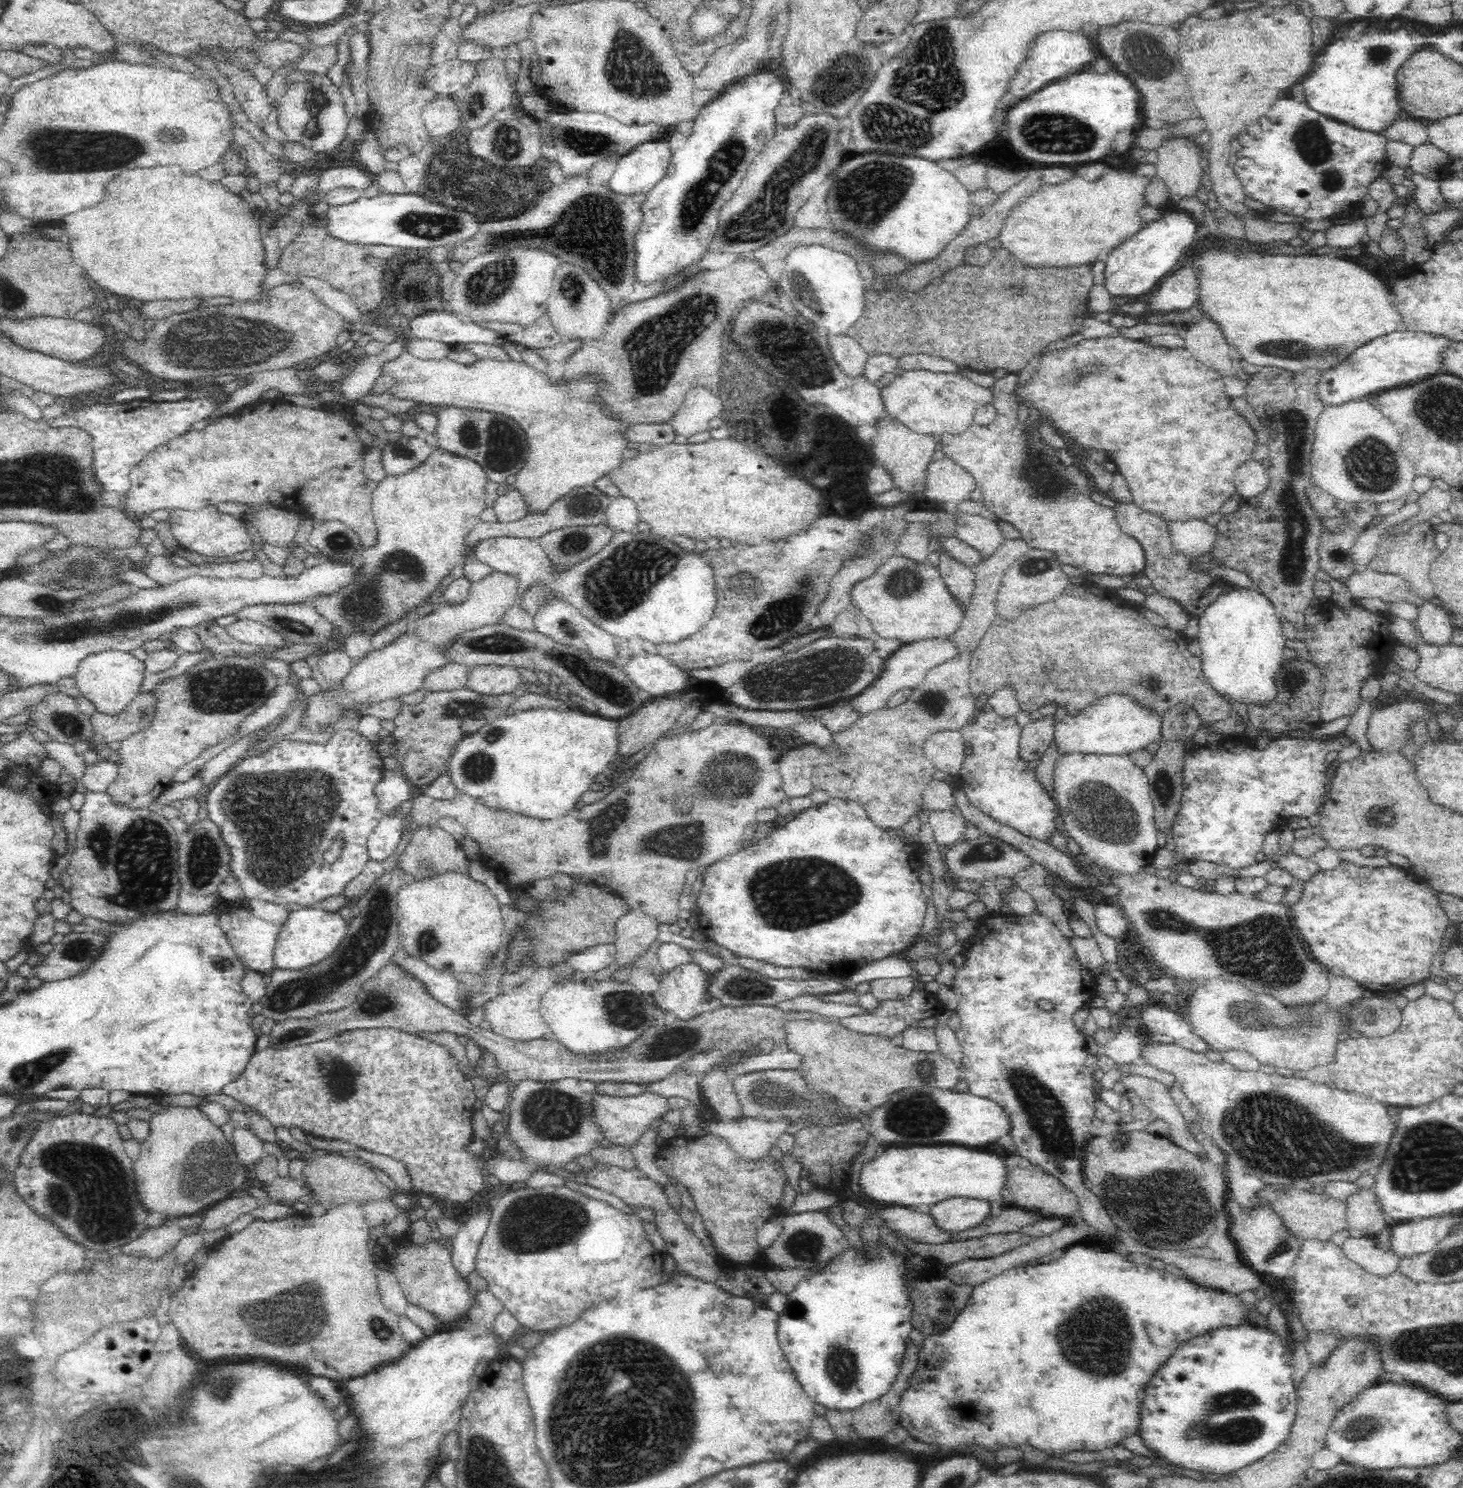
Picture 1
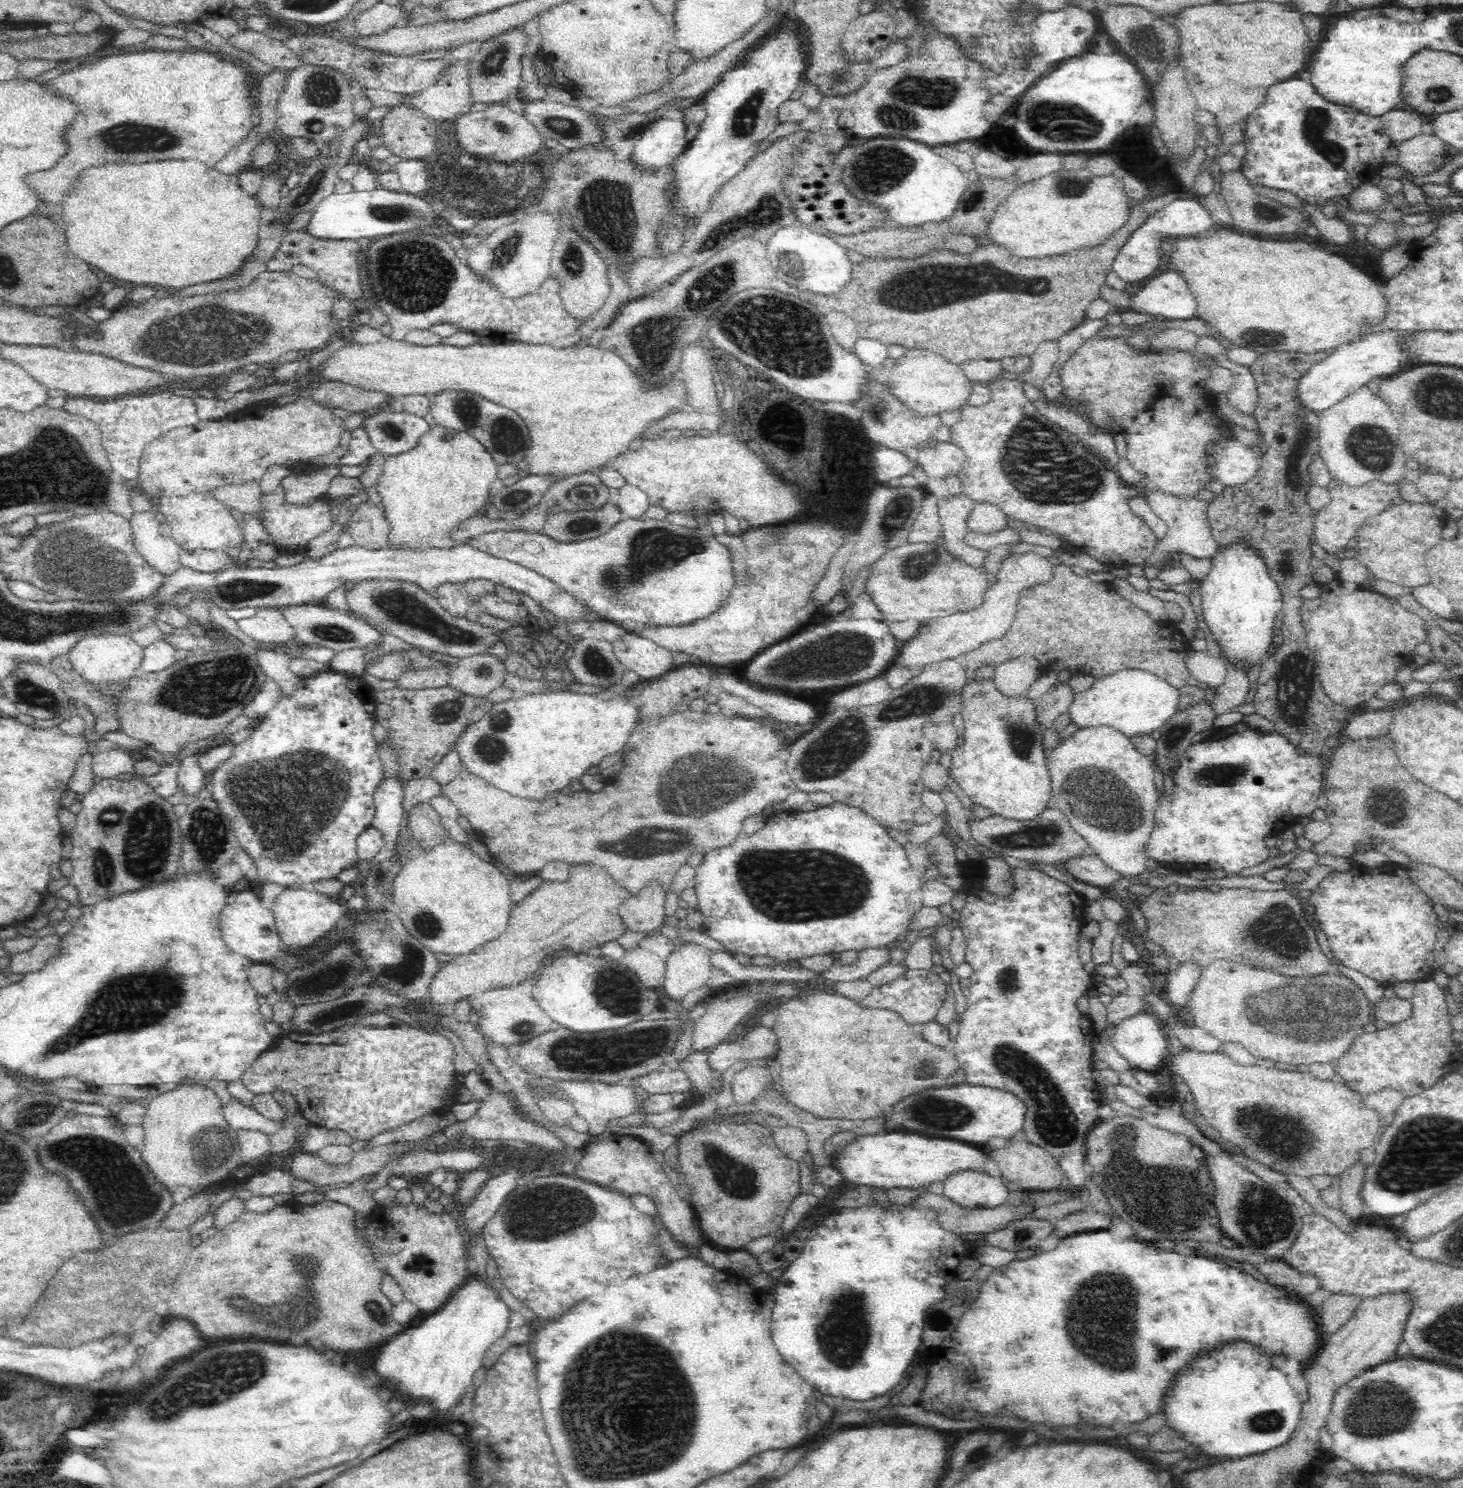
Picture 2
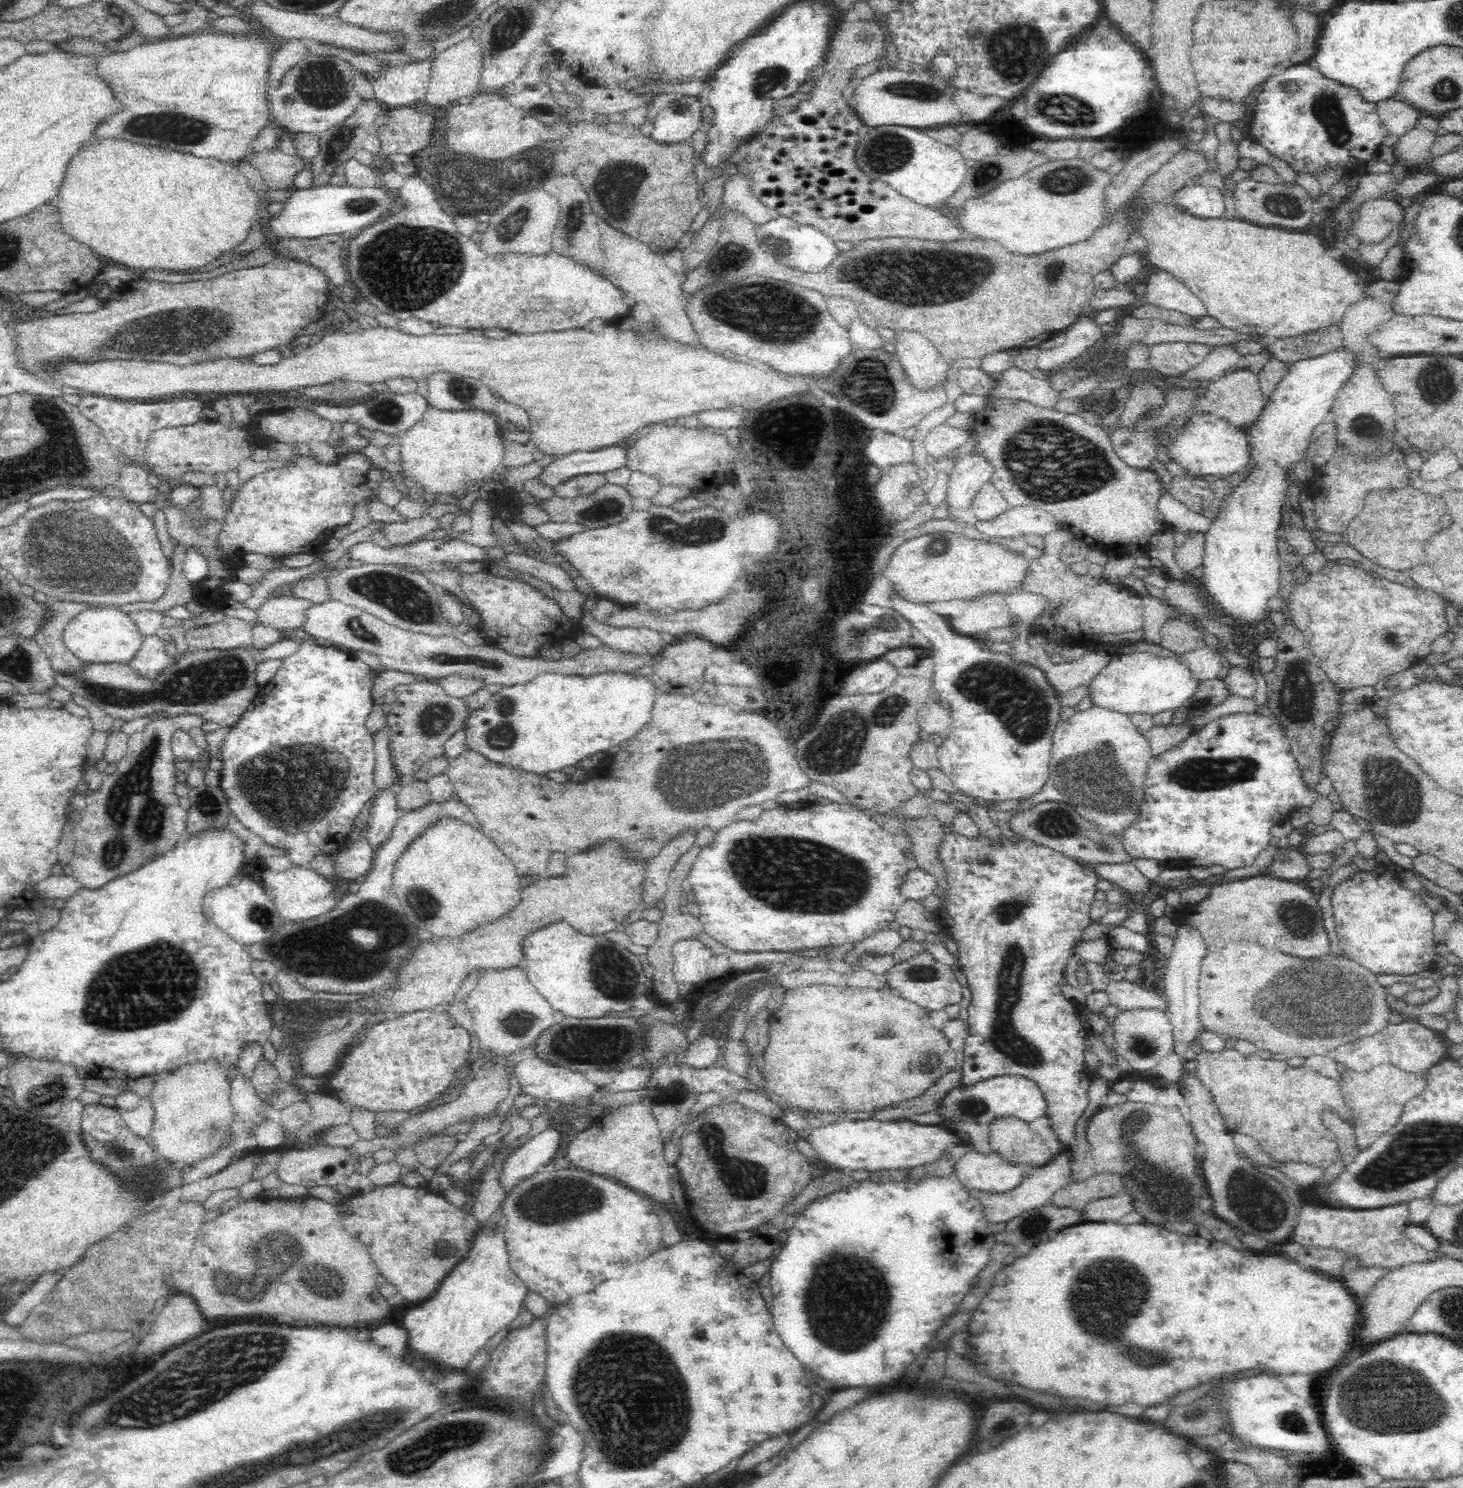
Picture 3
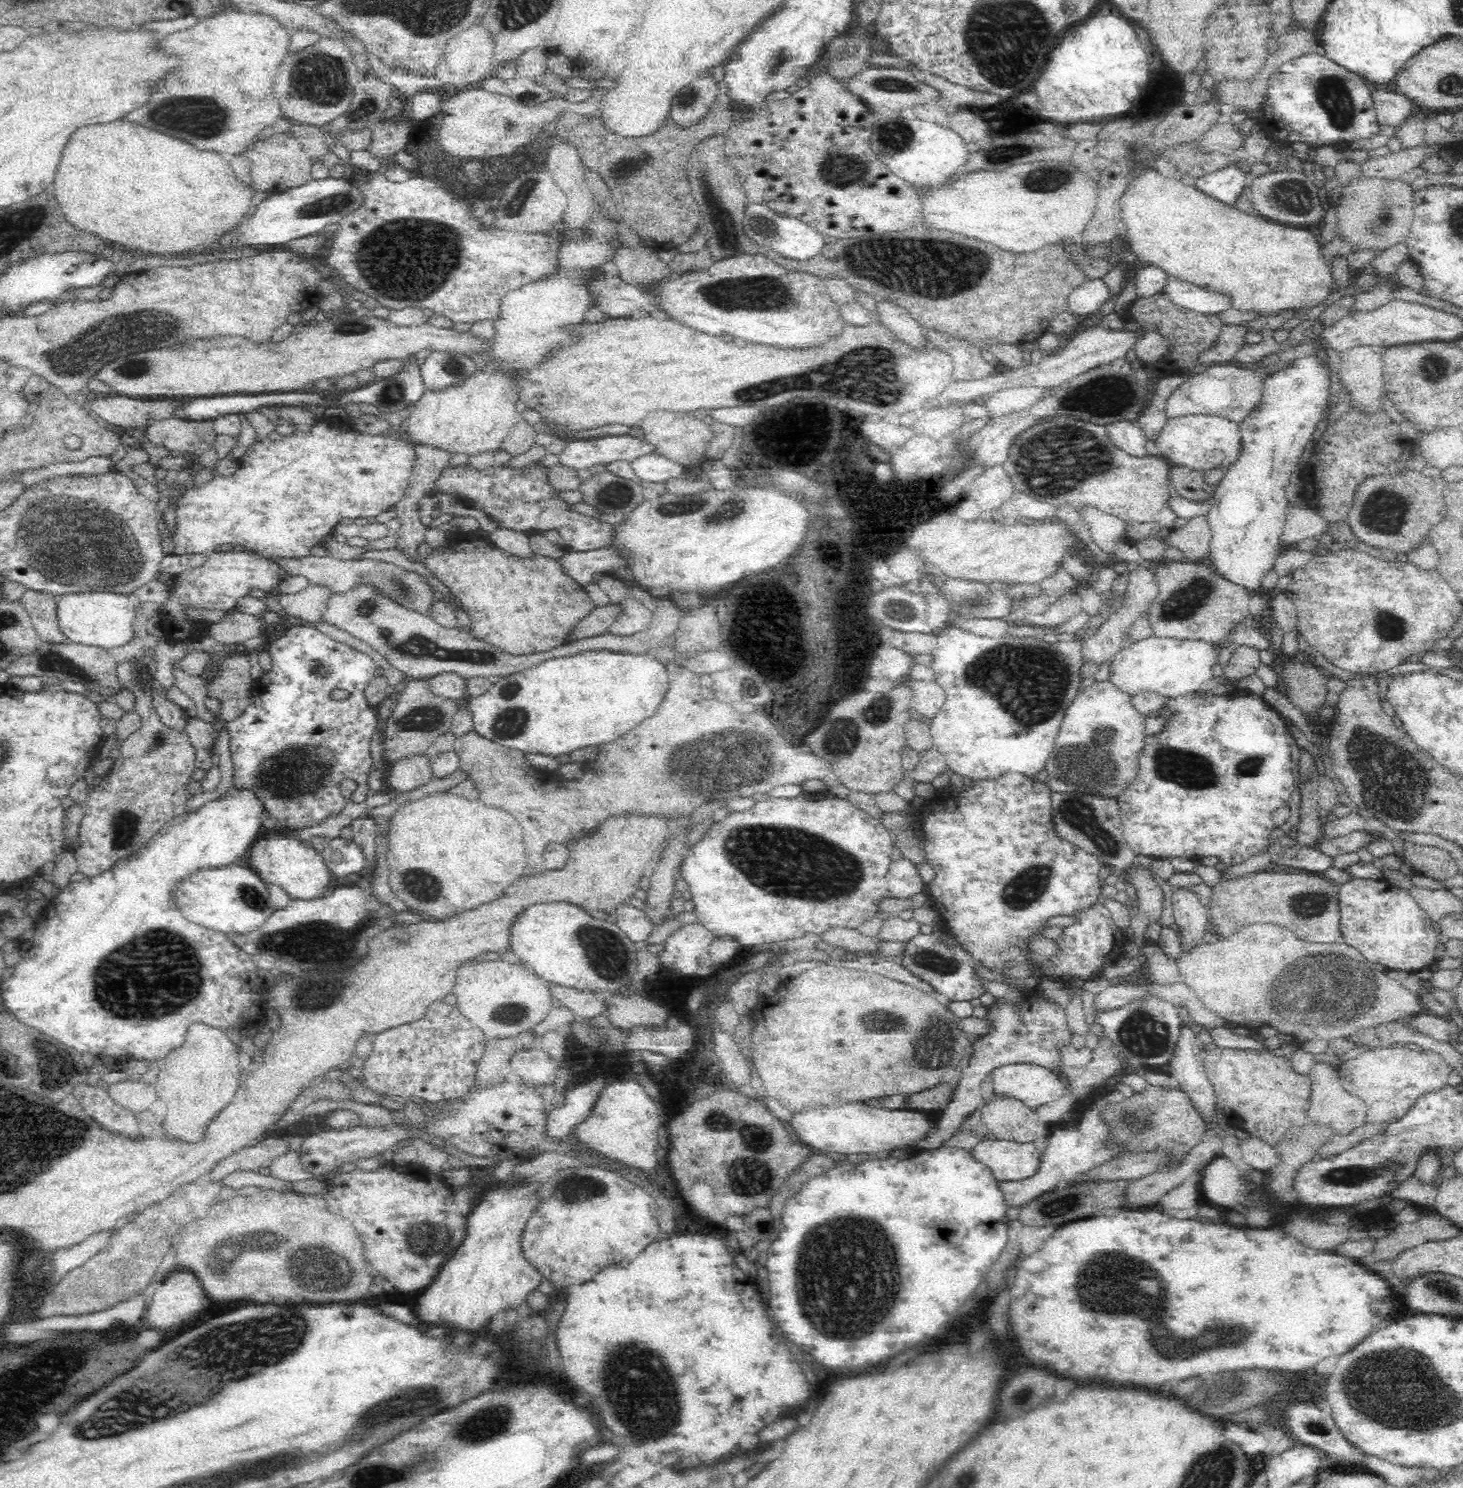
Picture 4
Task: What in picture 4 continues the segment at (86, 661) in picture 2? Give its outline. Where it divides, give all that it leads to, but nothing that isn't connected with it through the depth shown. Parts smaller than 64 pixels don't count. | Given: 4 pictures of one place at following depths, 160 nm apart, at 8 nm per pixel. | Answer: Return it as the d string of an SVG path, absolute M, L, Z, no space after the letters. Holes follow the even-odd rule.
M80 591L57 595L55 601L60 630L72 642L104 647L109 651L124 646L135 636L132 623L138 613L135 611L136 601L131 594Z

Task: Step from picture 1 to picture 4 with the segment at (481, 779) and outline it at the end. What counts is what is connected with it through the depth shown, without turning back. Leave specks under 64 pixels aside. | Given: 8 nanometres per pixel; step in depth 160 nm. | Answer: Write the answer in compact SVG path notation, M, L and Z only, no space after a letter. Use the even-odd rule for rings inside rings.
M607 648L586 649L572 656L553 657L510 676L493 679L489 690L467 702L472 711L473 728L480 735L524 754L558 757L588 746L596 746L624 734L662 704L668 692L668 668L652 656L632 656Z

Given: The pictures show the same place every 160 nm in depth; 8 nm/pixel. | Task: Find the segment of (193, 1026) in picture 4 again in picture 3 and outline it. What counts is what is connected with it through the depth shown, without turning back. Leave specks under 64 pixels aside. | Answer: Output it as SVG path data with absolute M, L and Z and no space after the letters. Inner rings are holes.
M216 1058L206 1062L188 1062L172 1070L166 1078L154 1082L151 1094L154 1096L156 1120L151 1130L153 1150L168 1160L188 1160L186 1164L195 1164L190 1160L200 1161L216 1152L226 1128L232 1125L231 1084L228 1072Z

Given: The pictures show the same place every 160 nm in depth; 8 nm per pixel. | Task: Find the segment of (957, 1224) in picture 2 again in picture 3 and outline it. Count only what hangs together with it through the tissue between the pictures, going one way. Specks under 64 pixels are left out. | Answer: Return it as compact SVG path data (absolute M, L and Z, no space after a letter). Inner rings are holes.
M1060 1144L1058 1154L1052 1155L1043 1165L1032 1166L1027 1169L1027 1175L1021 1180L1020 1184L1006 1192L978 1191L976 1195L983 1200L984 1213L988 1217L990 1224L1006 1223L1011 1218L1021 1215L1027 1210L1050 1203L1053 1194L1063 1186L1070 1184L1074 1169L1072 1169L1073 1149L1068 1145Z

